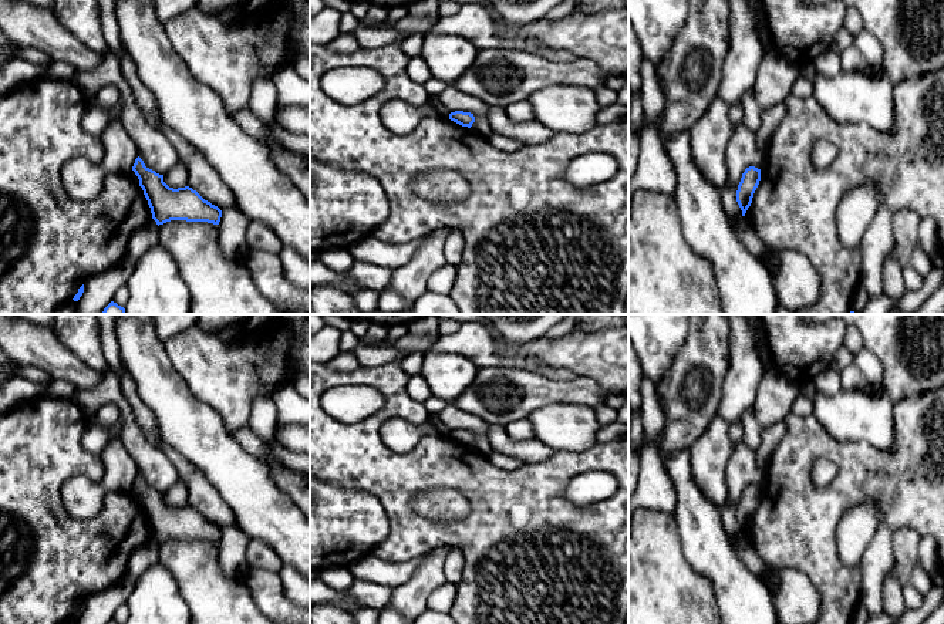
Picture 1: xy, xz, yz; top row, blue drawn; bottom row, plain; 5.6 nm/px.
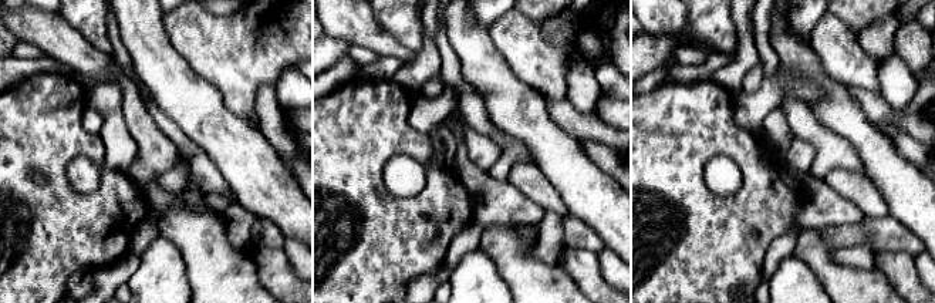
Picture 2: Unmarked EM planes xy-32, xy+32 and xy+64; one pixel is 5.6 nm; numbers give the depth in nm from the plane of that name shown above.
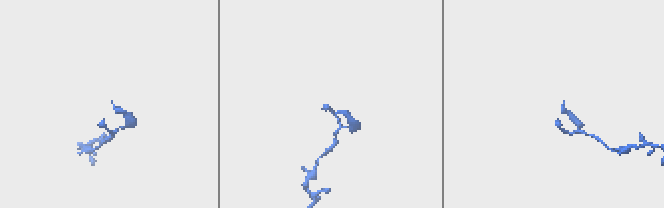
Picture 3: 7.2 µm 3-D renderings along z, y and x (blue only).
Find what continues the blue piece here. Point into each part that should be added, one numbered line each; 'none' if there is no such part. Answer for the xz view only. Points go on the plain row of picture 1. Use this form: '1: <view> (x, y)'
none

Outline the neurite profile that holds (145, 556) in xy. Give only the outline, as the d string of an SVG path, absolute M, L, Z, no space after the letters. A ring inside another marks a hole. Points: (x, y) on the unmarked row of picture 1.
M151 536L141 547L129 557L125 577L136 581L151 566L159 561L159 544Z

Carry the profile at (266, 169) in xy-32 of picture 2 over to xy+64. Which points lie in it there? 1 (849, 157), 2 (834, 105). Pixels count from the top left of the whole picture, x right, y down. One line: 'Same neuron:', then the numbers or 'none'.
Same neuron: 2

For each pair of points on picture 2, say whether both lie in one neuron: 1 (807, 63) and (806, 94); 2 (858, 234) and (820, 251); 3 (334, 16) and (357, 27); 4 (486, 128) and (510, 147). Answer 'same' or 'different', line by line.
1: different
2: different
3: same
4: same

